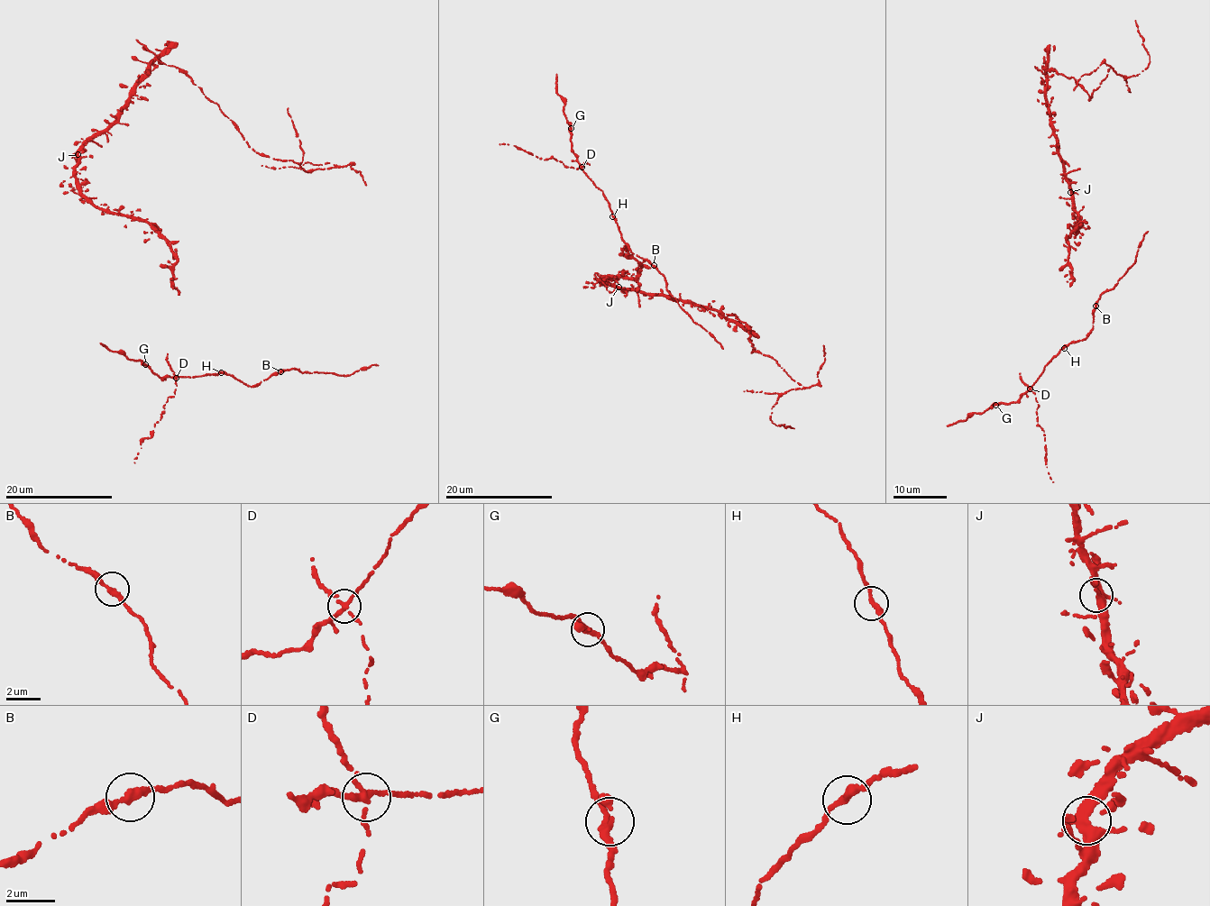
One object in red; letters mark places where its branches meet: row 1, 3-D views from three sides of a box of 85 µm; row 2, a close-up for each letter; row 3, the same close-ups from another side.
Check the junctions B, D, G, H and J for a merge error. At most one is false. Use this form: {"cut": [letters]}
{"cut": ["D"]}

